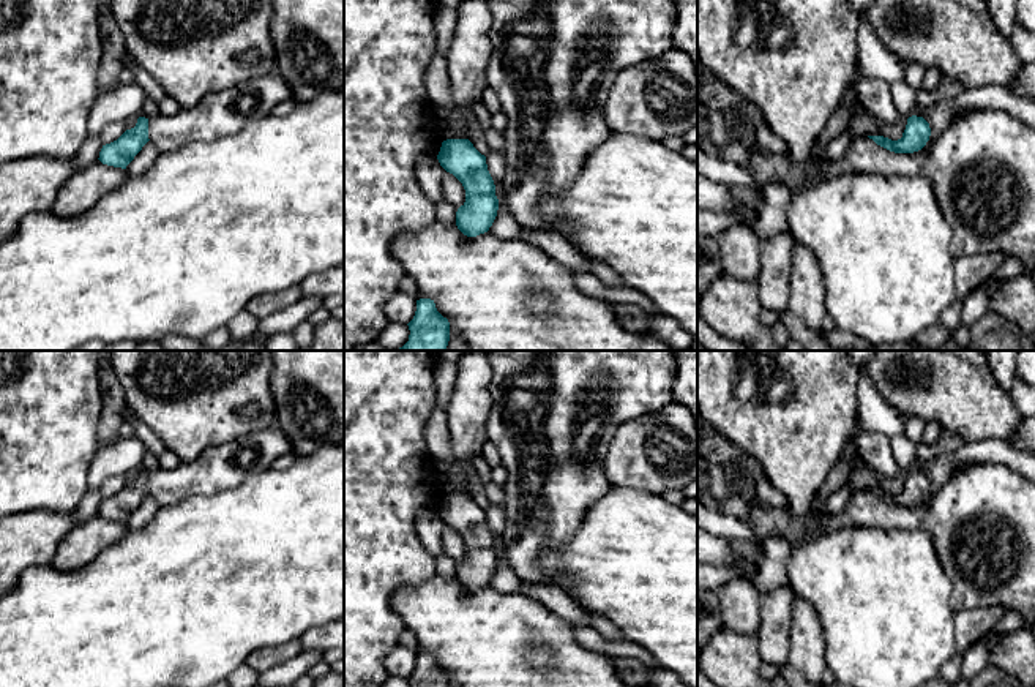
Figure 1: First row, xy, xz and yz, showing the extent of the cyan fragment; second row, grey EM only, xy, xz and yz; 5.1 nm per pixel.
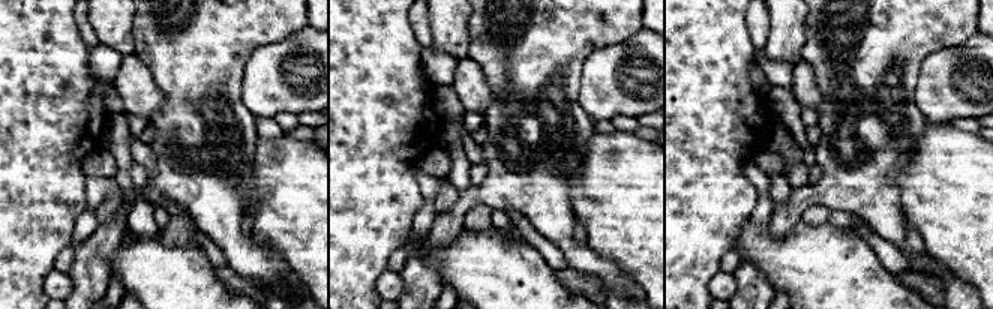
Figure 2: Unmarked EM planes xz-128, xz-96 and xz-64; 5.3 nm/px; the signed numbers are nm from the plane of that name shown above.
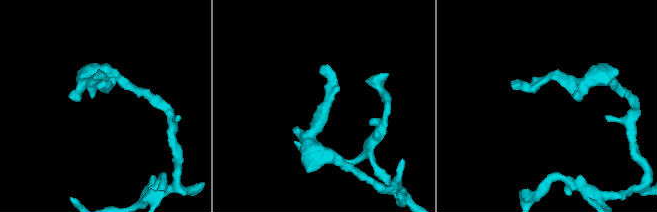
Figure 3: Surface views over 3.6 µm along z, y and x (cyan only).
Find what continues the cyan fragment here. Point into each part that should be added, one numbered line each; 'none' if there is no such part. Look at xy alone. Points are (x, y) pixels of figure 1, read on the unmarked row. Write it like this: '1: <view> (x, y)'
1: xy (218, 468)

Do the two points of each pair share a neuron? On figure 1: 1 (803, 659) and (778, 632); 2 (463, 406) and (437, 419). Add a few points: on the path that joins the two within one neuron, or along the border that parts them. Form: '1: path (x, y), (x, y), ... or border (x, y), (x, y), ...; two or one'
1: border (792, 605), (786, 664); two
2: border (444, 408), (448, 417), (450, 449), (453, 452); two

